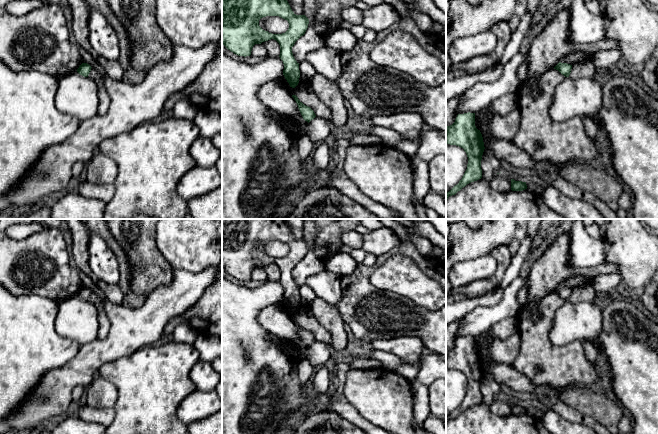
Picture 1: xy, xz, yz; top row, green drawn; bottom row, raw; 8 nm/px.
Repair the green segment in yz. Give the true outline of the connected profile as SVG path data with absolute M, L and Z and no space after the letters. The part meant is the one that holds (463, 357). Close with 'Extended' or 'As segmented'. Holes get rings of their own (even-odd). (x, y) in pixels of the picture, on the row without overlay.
M475 337L457 339L455 346L446 351L446 368L463 372L468 381L462 403L446 417L447 425L449 420L455 419L467 408L482 402L481 384L485 371L482 358L475 350Z. As segmented

